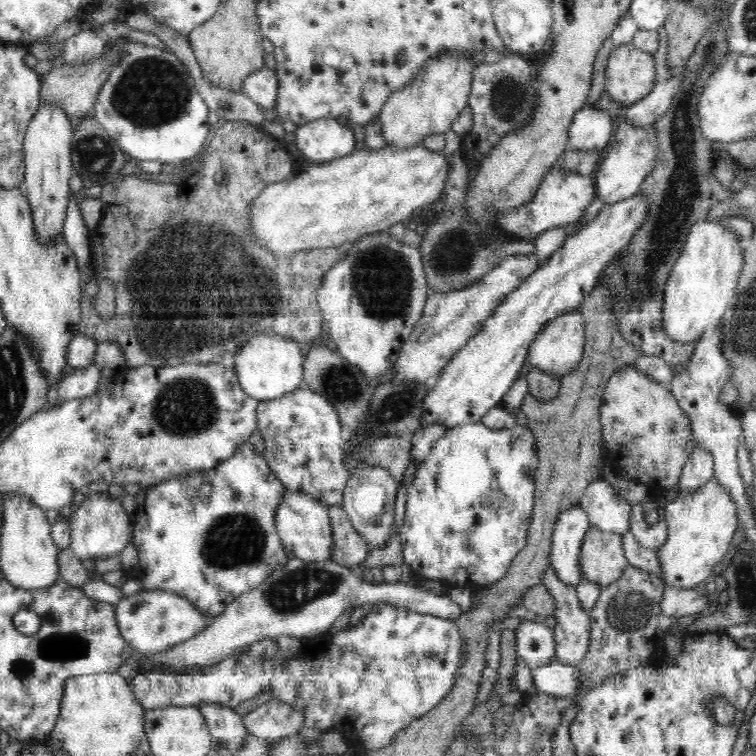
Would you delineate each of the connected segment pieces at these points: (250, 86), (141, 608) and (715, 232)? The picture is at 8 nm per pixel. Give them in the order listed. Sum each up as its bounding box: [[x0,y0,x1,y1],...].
[[240,67,278,112],[115,591,211,655],[662,218,744,344]]

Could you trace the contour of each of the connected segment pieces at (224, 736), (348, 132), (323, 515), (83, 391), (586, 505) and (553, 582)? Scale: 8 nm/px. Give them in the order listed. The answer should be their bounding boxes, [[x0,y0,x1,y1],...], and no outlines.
[[198,703,248,754],[296,118,356,164],[275,490,333,562],[57,363,102,402],[579,478,632,535],[541,564,591,665]]

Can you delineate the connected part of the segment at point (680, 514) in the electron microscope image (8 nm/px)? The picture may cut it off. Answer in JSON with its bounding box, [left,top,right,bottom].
[657,477,738,588]

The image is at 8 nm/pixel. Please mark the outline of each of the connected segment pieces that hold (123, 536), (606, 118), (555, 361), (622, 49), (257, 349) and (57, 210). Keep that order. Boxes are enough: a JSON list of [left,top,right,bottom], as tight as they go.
[[69,491,133,561],[569,106,612,151],[527,308,585,377],[605,43,657,108],[235,334,306,401],[23,104,73,245]]

